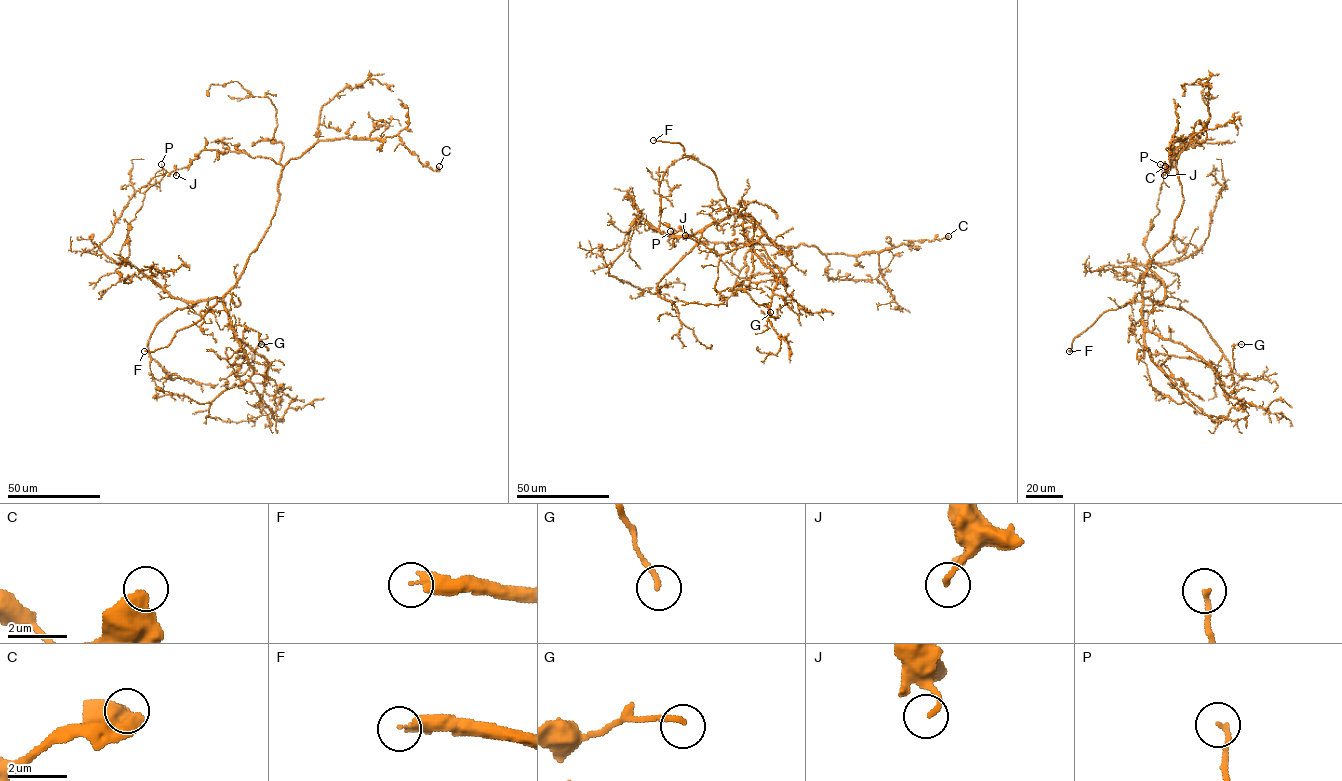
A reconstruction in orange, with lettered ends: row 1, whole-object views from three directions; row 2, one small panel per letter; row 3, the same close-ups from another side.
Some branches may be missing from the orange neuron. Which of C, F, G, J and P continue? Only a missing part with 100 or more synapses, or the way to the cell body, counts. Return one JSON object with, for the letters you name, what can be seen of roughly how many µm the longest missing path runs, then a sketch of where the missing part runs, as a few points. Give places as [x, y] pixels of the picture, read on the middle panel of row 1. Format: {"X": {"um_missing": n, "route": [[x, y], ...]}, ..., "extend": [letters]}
{"F": {"um_missing": 40}, "extend": ["F"]}

